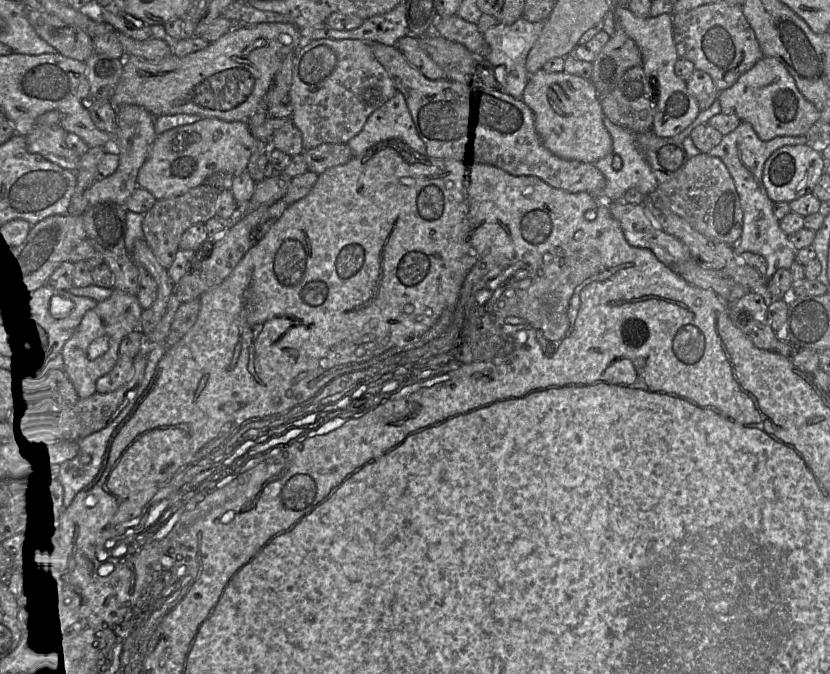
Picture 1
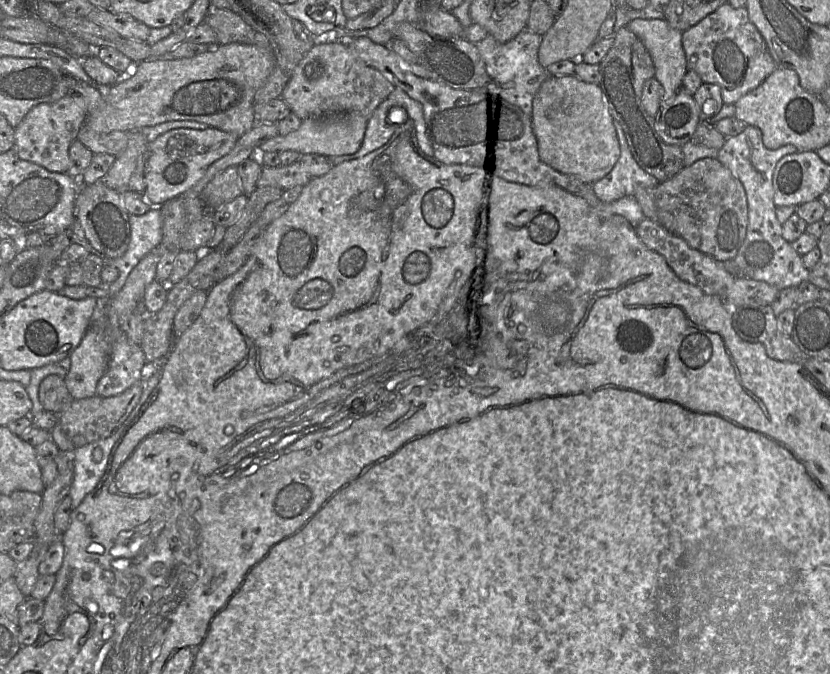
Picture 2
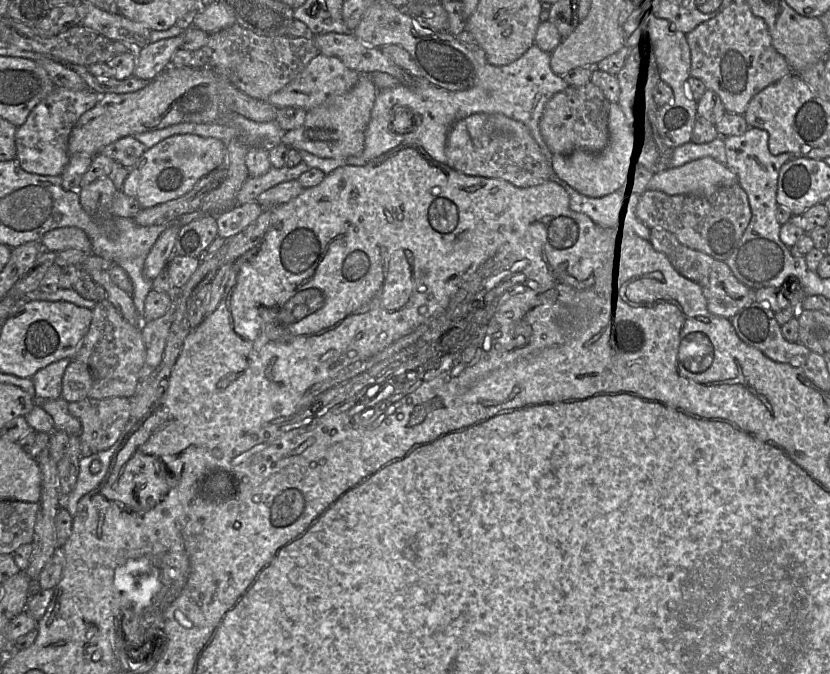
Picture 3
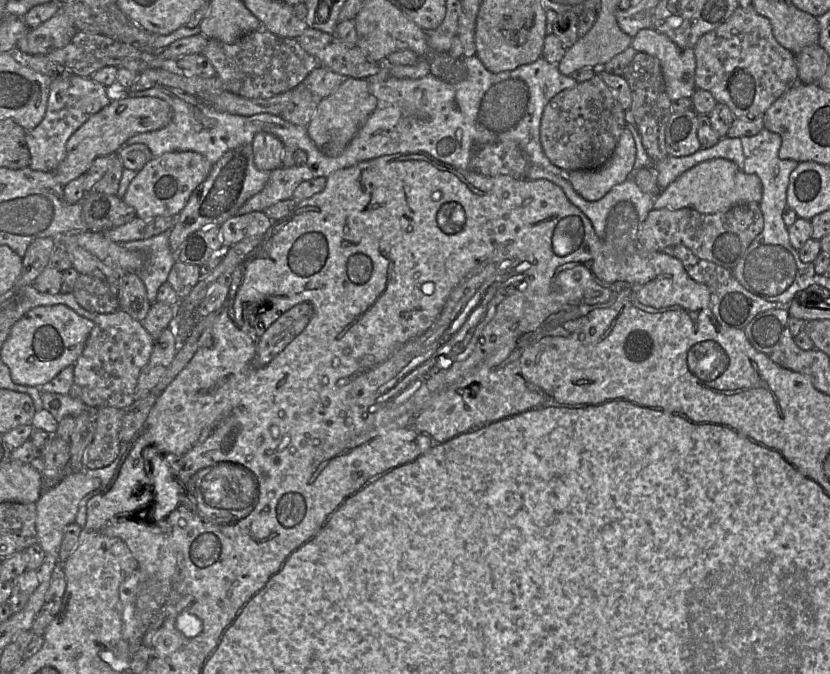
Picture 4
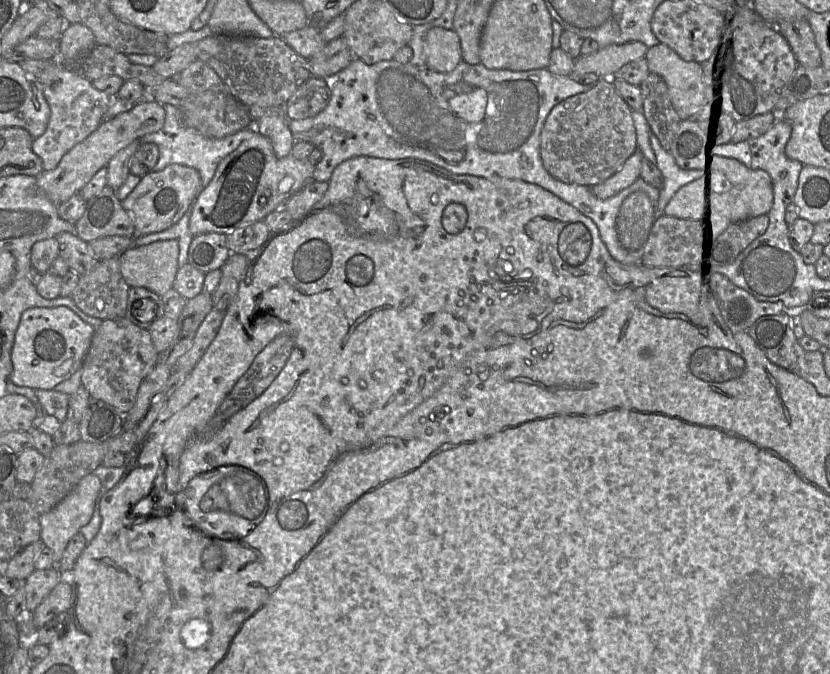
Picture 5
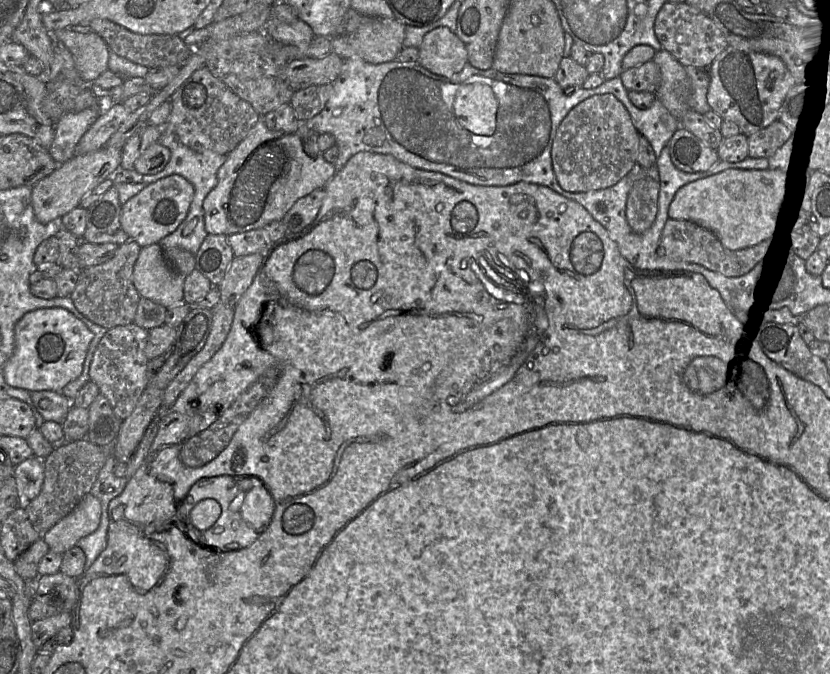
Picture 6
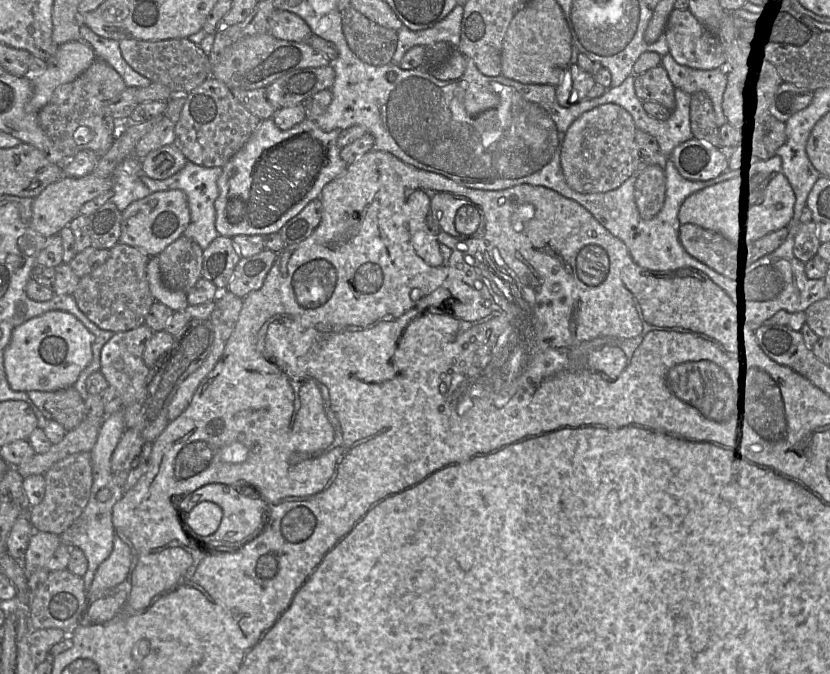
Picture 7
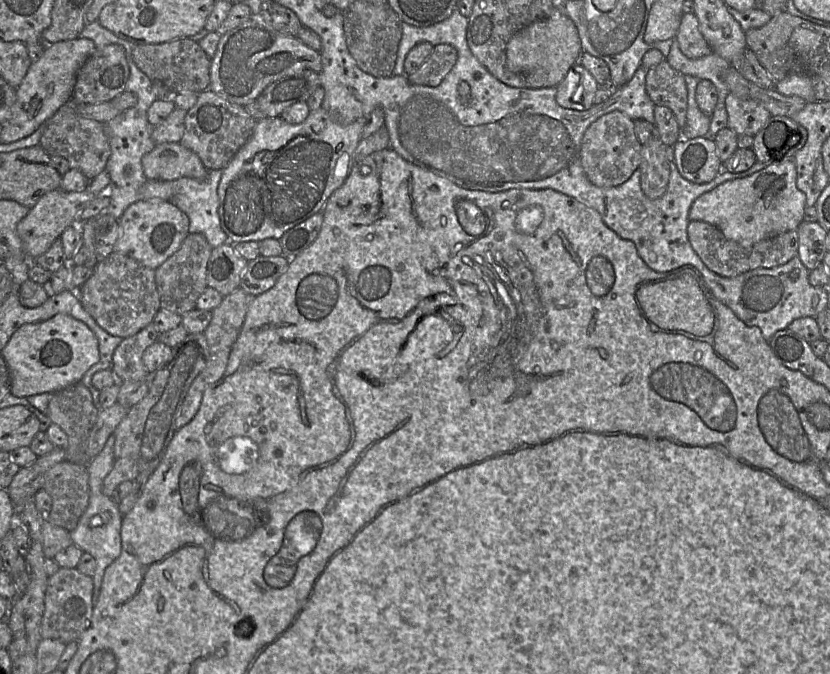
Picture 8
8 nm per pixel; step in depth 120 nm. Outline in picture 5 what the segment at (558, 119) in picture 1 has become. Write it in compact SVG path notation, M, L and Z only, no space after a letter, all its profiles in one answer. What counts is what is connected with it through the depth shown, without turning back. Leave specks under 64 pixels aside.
M637 149L614 175L600 184L588 187L599 199L607 199L614 196L640 178L642 159L643 156L640 150Z

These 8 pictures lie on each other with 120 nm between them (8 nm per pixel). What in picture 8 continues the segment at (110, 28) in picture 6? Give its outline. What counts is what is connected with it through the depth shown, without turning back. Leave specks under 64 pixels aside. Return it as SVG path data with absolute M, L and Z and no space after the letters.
M190 38L159 44L133 45L132 58L136 66L153 83L160 83L172 94L183 92L201 93L210 88L211 59L198 43Z

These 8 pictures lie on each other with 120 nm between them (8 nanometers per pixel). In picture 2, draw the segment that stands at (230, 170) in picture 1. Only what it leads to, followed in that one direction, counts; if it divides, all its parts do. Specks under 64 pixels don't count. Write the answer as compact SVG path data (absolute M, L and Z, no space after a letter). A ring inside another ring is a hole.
M351 111L341 116L324 118L307 118L302 120L300 127L287 135L276 135L259 147L258 153L284 150L296 151L300 154L319 154L335 157L356 153L363 142L368 118L357 111ZM213 127L204 130L169 130L148 143L138 158L128 190L141 193L152 207L161 206L187 193L204 176L211 164L231 151L237 140L237 136Z

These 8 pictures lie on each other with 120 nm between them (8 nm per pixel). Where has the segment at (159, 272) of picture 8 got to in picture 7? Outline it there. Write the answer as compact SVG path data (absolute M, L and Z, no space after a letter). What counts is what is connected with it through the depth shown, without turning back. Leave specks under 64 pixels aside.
M180 236L157 257L162 280L171 290L188 293L202 278L203 249L192 239Z

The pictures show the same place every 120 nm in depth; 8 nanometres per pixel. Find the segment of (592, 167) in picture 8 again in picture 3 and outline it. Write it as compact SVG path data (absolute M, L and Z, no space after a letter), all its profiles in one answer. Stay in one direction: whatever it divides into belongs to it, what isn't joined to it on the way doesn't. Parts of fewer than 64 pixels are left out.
M591 82L579 86L568 85L553 95L546 103L540 120L540 132L551 153L601 152L609 141L610 105L603 92Z

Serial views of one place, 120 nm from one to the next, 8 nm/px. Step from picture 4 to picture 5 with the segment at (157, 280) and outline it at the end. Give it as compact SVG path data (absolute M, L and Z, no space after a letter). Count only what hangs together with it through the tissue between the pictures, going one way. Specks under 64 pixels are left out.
M191 203L182 218L171 227L160 232L136 236L134 238L134 245L142 246L149 243L154 243L156 241L176 240L179 245L179 267L188 263L189 246L194 237L189 230L189 221L192 213L192 207L193 205Z

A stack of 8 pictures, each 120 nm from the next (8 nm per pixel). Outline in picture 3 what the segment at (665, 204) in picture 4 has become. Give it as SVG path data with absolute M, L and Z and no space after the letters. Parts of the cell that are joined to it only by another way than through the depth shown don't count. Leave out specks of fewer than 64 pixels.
M705 157L655 174L646 183L670 196L710 196L719 188L738 184L738 179L725 165Z

